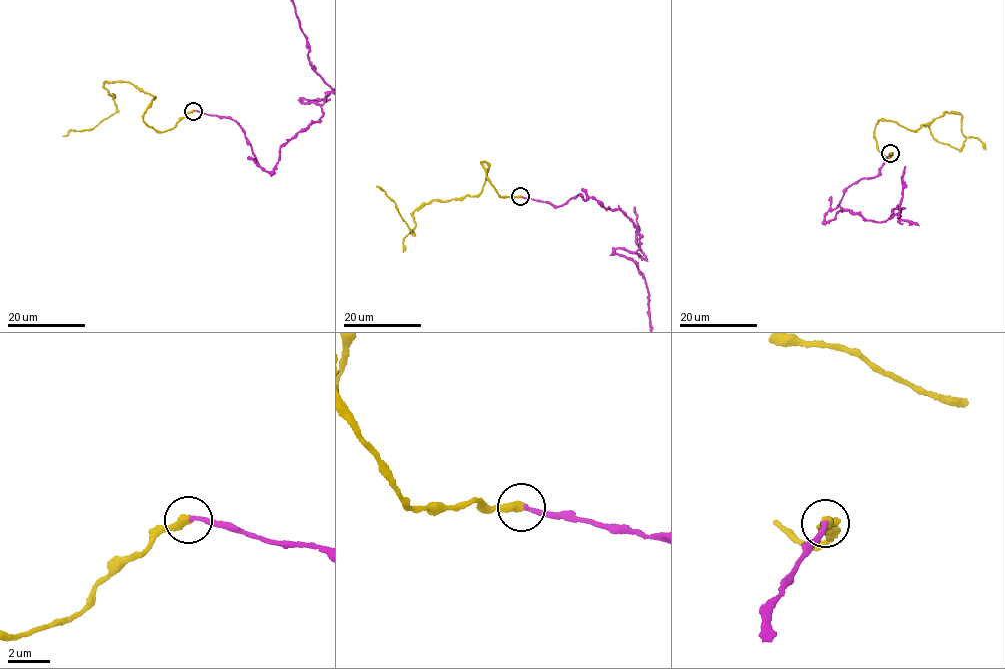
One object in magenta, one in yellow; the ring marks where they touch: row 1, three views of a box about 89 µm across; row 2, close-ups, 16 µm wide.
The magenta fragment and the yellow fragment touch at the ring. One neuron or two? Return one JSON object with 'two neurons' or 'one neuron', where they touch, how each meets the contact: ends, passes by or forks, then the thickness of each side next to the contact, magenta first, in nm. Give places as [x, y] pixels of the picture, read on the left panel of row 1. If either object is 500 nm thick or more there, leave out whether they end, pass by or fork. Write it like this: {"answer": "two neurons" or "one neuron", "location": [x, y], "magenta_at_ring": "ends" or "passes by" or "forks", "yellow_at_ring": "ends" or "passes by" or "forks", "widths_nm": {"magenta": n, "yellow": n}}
{"answer": "one neuron", "location": [193, 111], "magenta_at_ring": "ends", "yellow_at_ring": "ends", "widths_nm": {"magenta": 200, "yellow": 420}}

